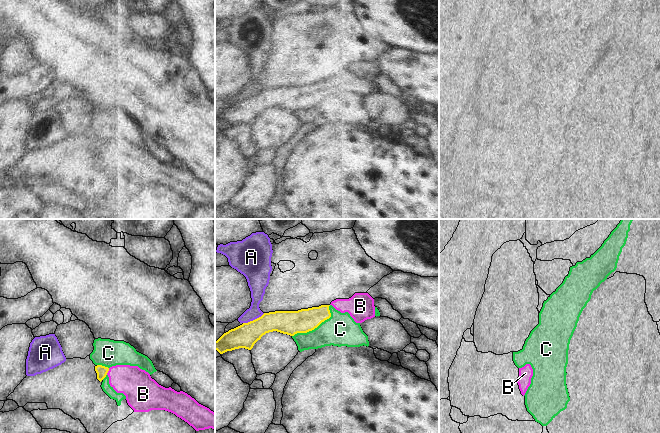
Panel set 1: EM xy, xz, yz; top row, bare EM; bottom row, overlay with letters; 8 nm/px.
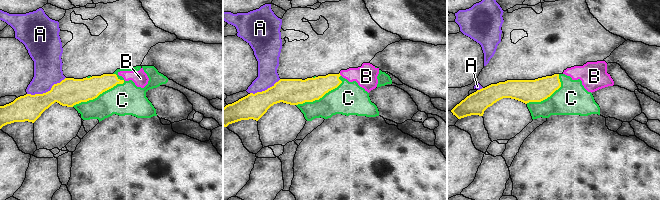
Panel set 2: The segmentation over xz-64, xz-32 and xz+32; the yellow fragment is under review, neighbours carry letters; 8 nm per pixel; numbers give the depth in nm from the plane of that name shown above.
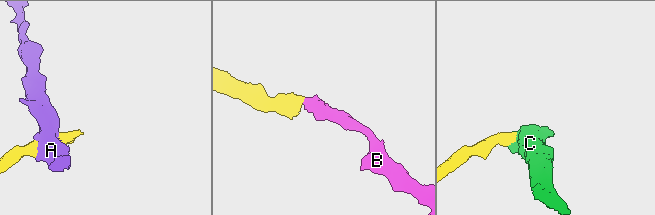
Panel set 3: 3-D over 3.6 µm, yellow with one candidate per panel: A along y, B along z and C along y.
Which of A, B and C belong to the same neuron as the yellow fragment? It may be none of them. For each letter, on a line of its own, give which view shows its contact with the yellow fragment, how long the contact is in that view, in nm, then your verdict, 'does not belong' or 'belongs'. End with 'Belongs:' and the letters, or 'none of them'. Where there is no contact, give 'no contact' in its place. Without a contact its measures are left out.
A: meets yellow in xz; contact 190 nm long; does not belong
B: meets yellow in xy; contact 60 nm long; belongs
C: meets yellow in xz; contact 400 nm long; does not belong
Belongs: B

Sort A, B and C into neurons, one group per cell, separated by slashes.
A / B / C

